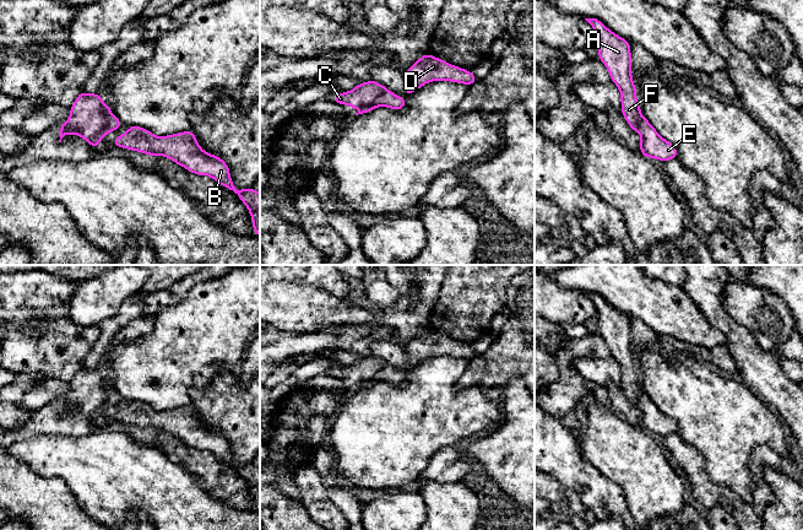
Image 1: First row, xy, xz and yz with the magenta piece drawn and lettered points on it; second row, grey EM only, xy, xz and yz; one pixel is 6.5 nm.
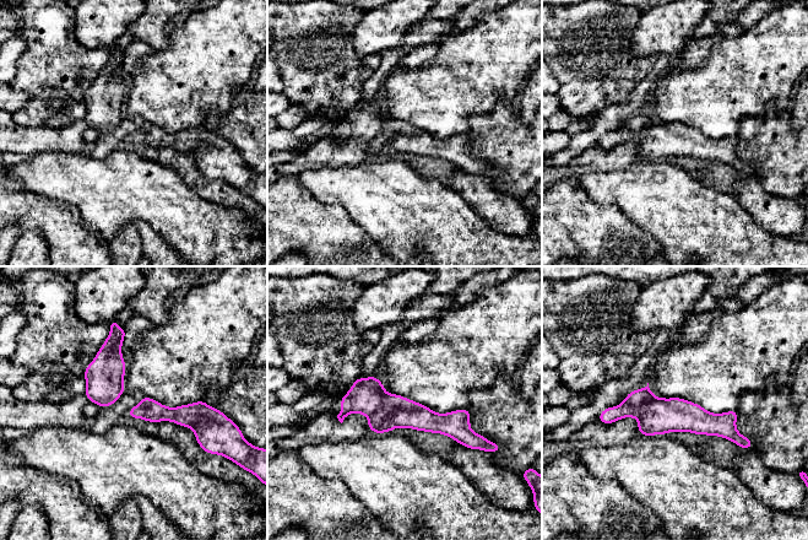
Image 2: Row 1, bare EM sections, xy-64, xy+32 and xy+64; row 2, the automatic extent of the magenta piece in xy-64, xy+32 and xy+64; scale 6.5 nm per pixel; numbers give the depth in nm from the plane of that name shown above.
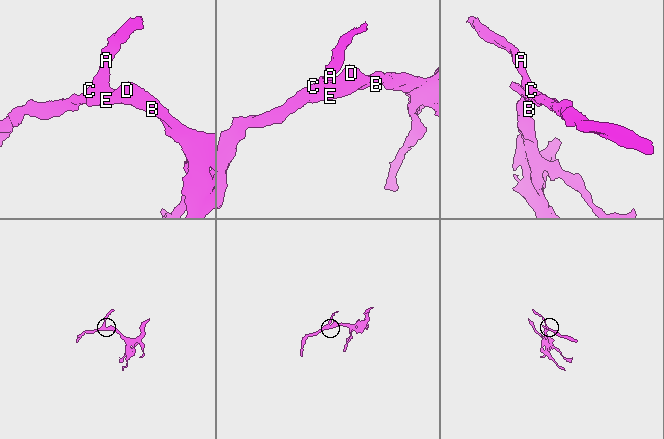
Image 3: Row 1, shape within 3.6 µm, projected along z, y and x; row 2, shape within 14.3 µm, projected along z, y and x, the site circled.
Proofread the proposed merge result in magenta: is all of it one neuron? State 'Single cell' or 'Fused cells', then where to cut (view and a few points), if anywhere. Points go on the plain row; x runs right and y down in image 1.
Fused cells. Split along xy (112, 388), (104, 404), (90, 416)

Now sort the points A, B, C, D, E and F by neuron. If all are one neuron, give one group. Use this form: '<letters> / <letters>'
A C F / B D E

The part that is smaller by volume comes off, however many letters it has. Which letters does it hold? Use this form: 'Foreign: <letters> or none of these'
Foreign: A, C, F

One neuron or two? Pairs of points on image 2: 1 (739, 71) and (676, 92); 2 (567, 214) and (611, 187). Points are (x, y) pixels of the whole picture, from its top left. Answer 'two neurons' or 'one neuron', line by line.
1: one neuron
2: two neurons

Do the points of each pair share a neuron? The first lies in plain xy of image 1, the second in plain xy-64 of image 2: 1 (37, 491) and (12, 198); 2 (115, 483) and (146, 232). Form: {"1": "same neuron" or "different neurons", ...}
{"1": "same neuron", "2": "different neurons"}

